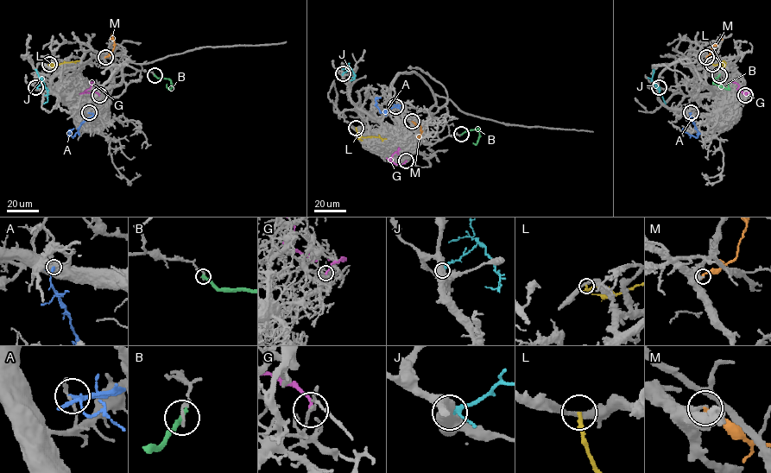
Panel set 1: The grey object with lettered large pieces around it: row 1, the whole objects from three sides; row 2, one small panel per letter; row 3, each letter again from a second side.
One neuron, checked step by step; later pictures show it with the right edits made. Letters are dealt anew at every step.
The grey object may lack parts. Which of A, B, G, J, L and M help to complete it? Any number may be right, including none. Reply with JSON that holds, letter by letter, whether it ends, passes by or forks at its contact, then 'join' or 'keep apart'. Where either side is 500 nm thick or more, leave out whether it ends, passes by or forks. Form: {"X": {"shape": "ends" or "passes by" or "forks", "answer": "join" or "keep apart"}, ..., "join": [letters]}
{"A": {"shape": "ends", "answer": "keep apart"}, "B": {"shape": "ends", "answer": "keep apart"}, "G": {"shape": "ends", "answer": "keep apart"}, "J": {"answer": "keep apart"}, "L": {"shape": "ends", "answer": "keep apart"}, "M": {"shape": "ends", "answer": "keep apart"}, "join": []}

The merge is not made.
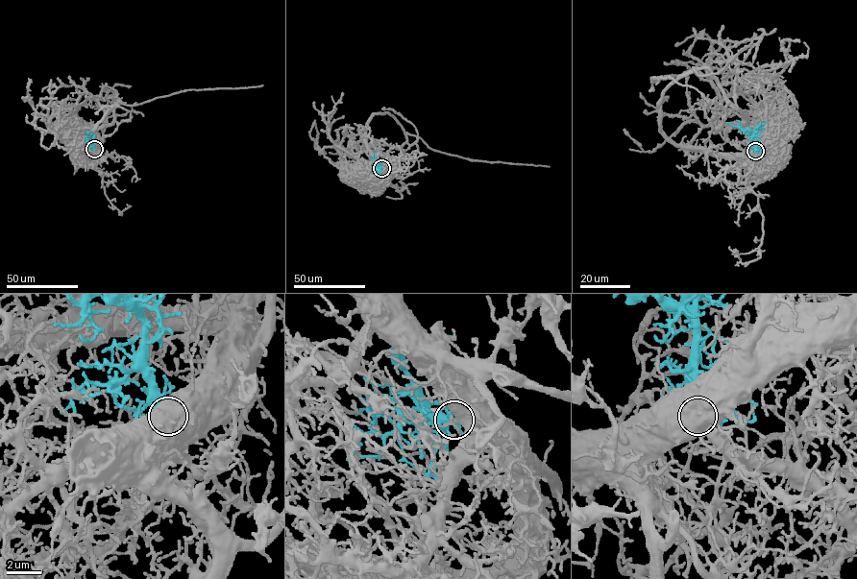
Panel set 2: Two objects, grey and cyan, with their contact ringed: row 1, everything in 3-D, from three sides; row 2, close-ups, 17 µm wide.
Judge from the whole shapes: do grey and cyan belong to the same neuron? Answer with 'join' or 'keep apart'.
join

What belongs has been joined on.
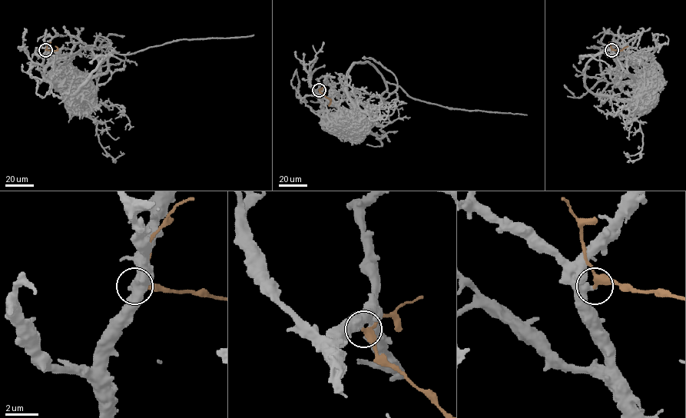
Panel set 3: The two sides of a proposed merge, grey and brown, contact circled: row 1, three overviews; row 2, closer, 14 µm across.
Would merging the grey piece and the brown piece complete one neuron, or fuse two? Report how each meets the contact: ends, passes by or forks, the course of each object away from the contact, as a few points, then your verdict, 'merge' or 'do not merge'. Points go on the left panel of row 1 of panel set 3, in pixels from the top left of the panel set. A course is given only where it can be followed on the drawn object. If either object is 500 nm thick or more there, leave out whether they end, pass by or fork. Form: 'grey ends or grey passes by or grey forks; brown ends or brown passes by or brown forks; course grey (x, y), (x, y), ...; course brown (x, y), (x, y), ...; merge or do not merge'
grey ends; brown passes by; course grey (45, 50), (44, 78), (81, 81), (104, 74), (107, 59), (114, 50), (131, 54), (180, 40), (253, 34); course brown (45, 50), (56, 50), (55, 46); do not merge

